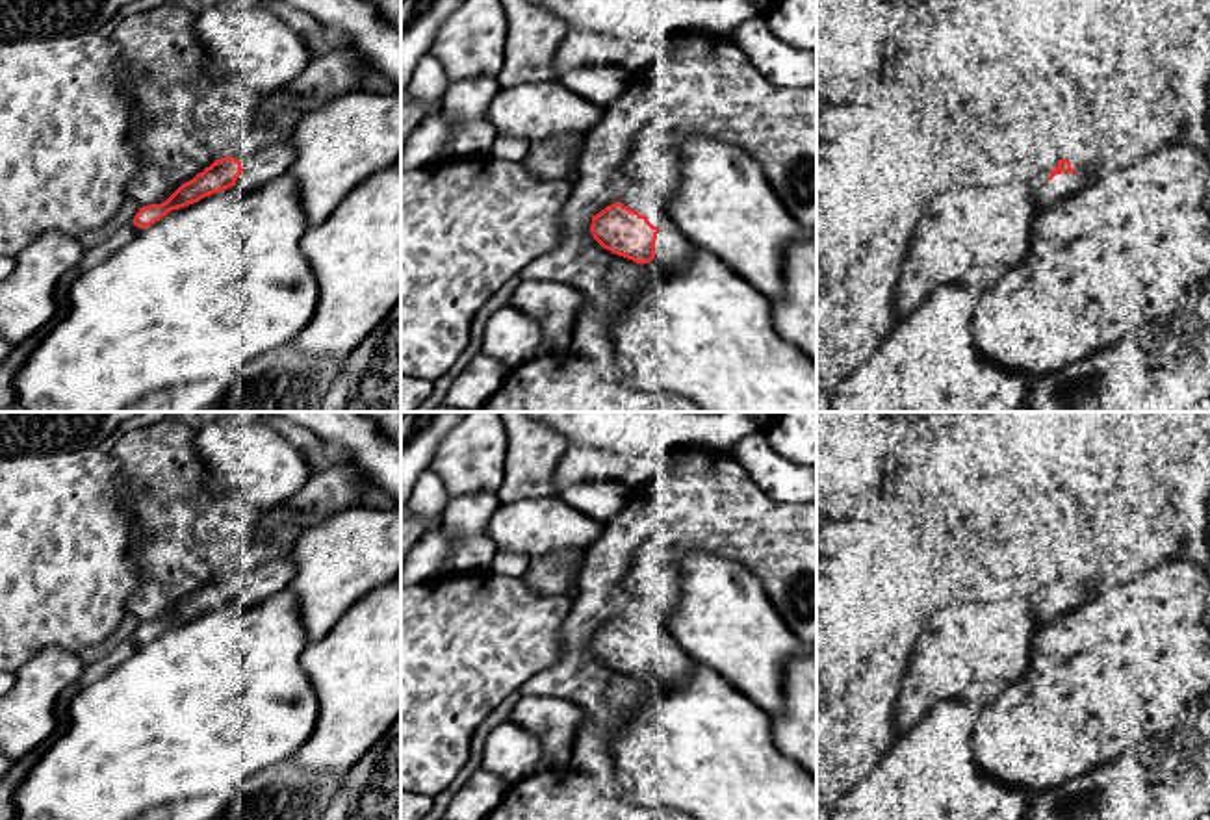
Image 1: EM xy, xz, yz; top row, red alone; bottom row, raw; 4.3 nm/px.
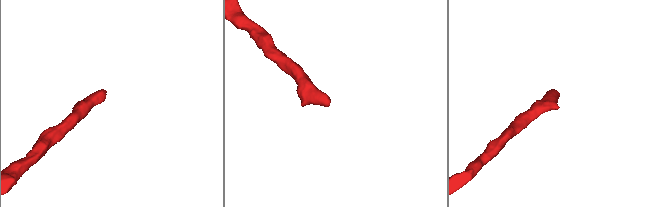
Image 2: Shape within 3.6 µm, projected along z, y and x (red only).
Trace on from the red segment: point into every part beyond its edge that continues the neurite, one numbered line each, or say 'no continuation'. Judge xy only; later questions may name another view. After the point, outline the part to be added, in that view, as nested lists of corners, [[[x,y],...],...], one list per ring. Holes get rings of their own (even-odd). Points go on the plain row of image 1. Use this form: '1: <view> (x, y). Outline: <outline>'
1: xy (270, 577). Outline: [[[291,551],[280,553],[275,558],[256,566],[245,579],[243,588],[236,596],[243,607],[252,607],[286,590],[295,575]]]

